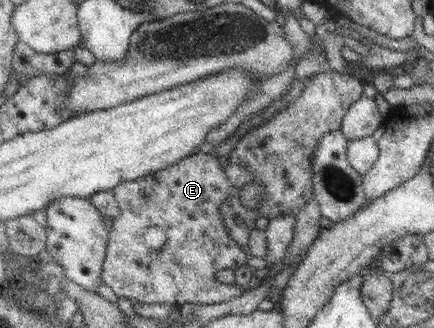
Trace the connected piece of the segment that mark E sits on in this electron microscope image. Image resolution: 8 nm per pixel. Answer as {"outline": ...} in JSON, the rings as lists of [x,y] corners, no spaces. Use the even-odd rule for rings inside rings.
{"outline":[[[203,152],[189,155],[188,157],[182,158],[178,163],[171,165],[170,167],[162,168],[160,171],[145,175],[144,177],[135,179],[134,181],[127,181],[119,183],[114,189],[112,189],[115,197],[115,201],[120,207],[120,214],[113,219],[113,226],[109,231],[109,238],[107,243],[107,252],[105,260],[102,266],[101,281],[107,285],[116,296],[122,296],[130,298],[135,303],[167,303],[181,305],[183,303],[195,303],[197,305],[212,305],[214,303],[224,303],[230,299],[240,297],[245,293],[245,289],[238,284],[224,284],[220,283],[216,279],[218,271],[222,271],[222,268],[238,268],[242,267],[242,264],[248,263],[248,250],[238,247],[238,244],[231,240],[229,231],[226,231],[224,224],[222,223],[220,216],[220,207],[226,203],[226,199],[230,199],[239,193],[239,190],[230,185],[230,181],[224,173],[223,162],[219,161],[216,156]],[[149,227],[159,227],[165,231],[167,235],[166,245],[158,251],[151,250],[146,245],[145,233]]]}

